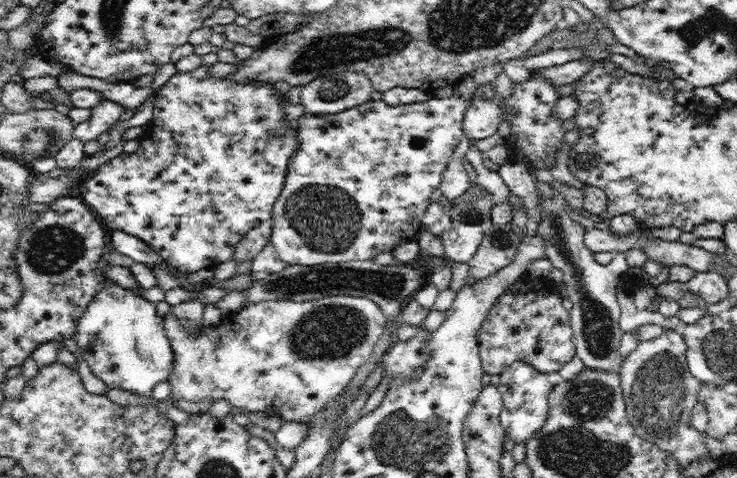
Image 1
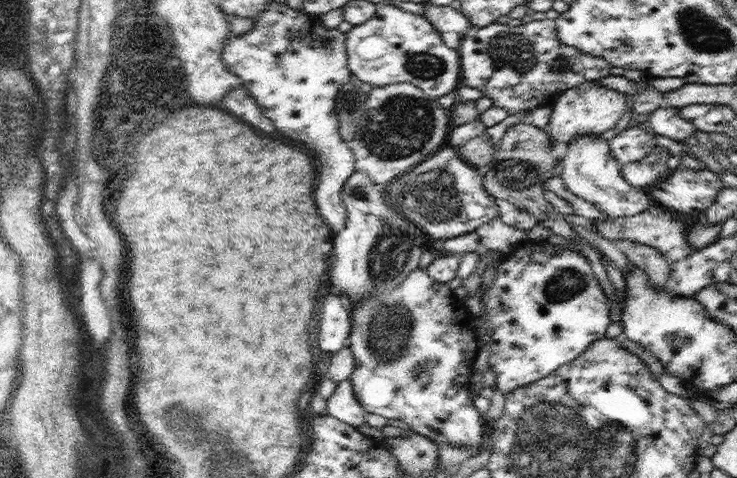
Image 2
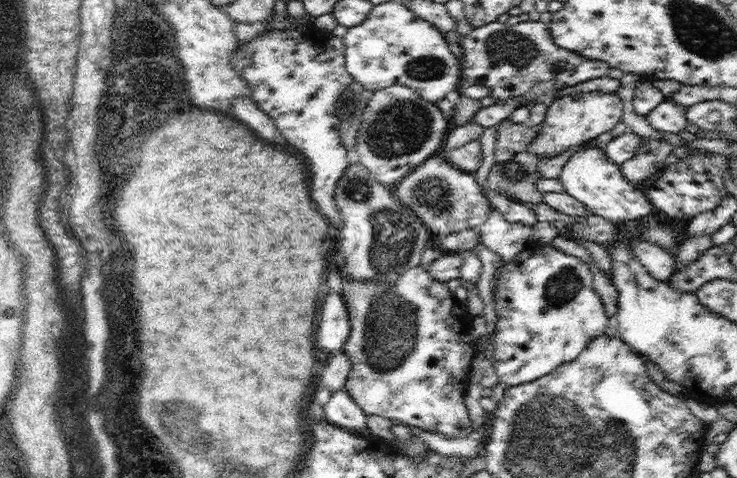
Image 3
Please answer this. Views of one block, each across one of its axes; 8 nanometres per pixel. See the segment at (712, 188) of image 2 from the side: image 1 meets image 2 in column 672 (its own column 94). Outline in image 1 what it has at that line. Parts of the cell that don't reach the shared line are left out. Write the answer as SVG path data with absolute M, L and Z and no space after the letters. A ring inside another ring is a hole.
M202 64L200 68L192 70L192 72L176 72L156 94L156 104L154 104L154 118L150 120L150 124L146 126L144 134L138 138L140 146L134 154L118 154L116 158L108 160L106 164L98 166L94 170L94 174L90 178L84 178L76 190L76 194L86 200L86 204L90 208L94 208L94 212L102 218L104 228L108 230L120 230L126 232L130 236L136 236L140 240L144 240L156 254L160 254L164 258L166 264L170 264L172 268L176 268L182 274L194 274L202 268L216 268L222 262L232 260L236 246L240 244L240 240L244 240L244 236L248 236L248 232L252 232L252 228L260 226L262 222L270 220L274 214L274 204L282 194L284 182L286 182L286 174L288 174L288 160L292 158L292 154L296 152L298 146L298 136L296 136L296 122L288 122L286 114L282 110L282 104L288 102L288 96L280 96L274 88L274 84L236 84L232 80L226 78L212 78L208 76L210 66Z

